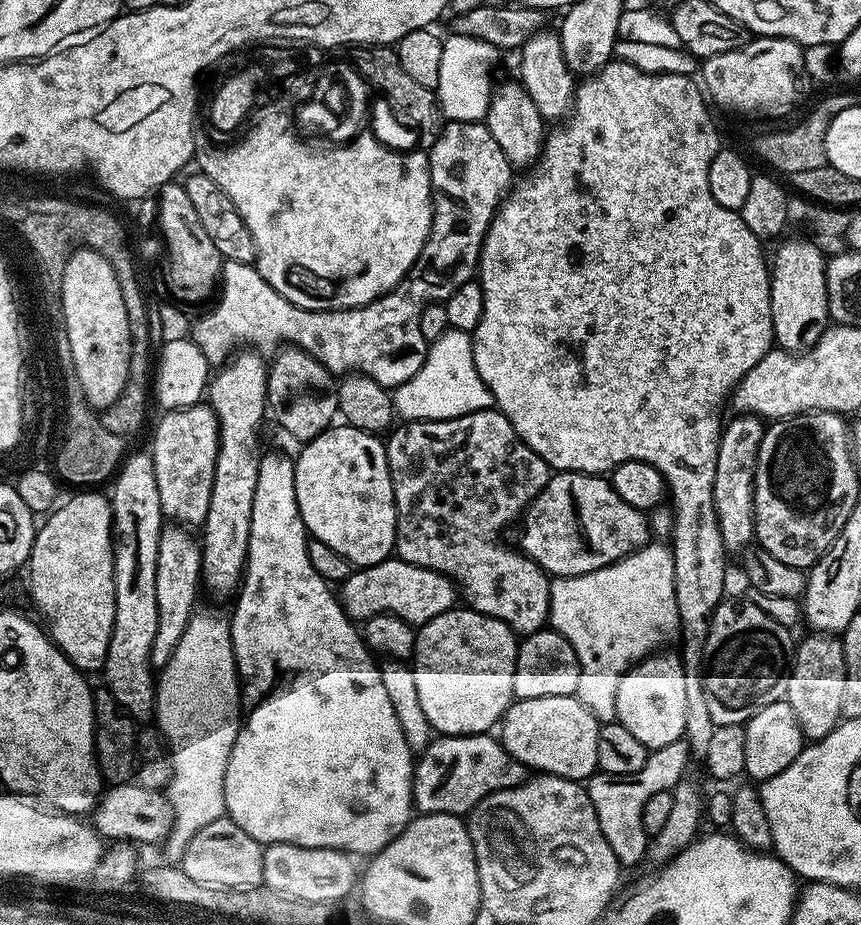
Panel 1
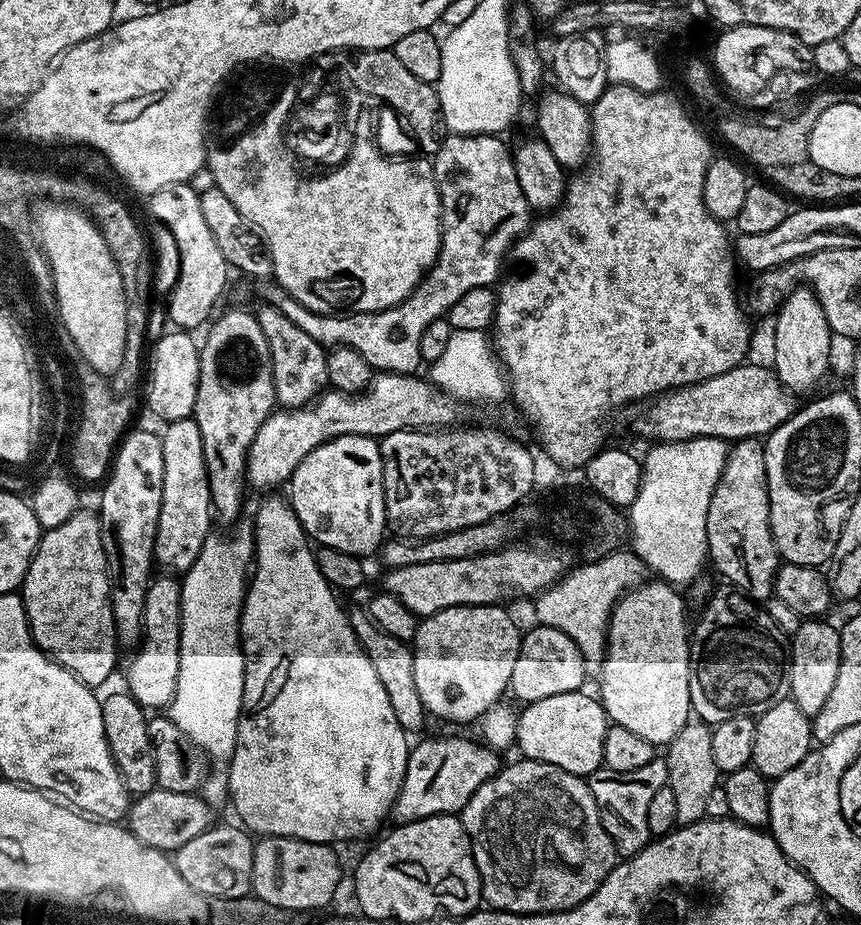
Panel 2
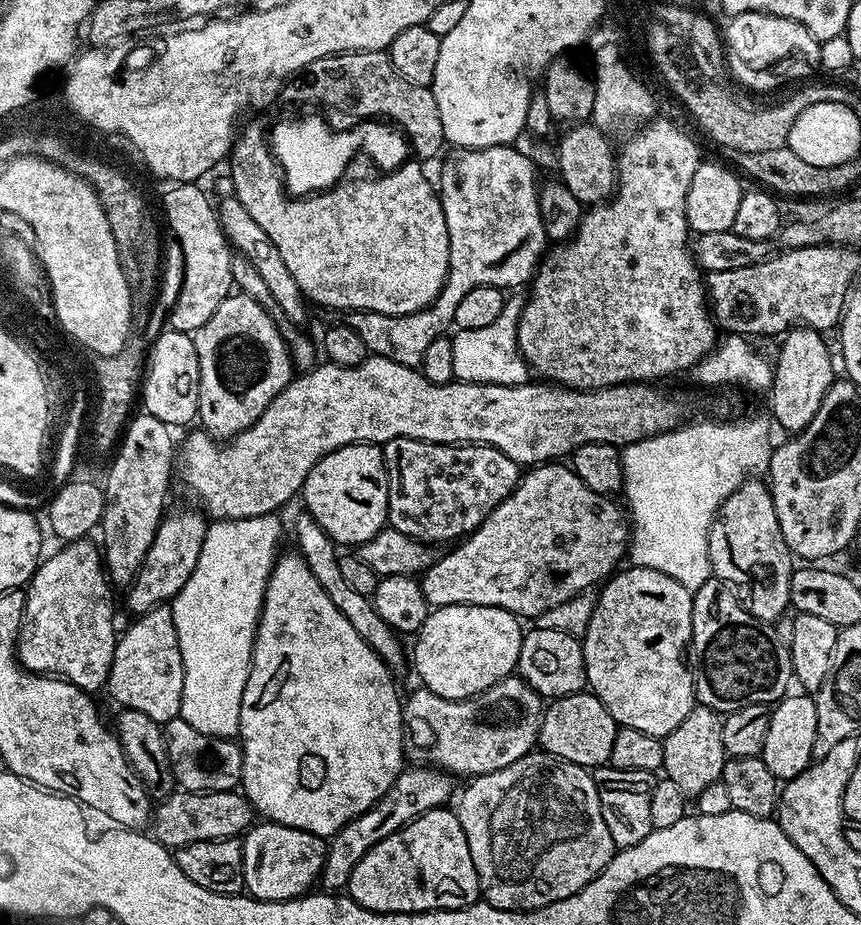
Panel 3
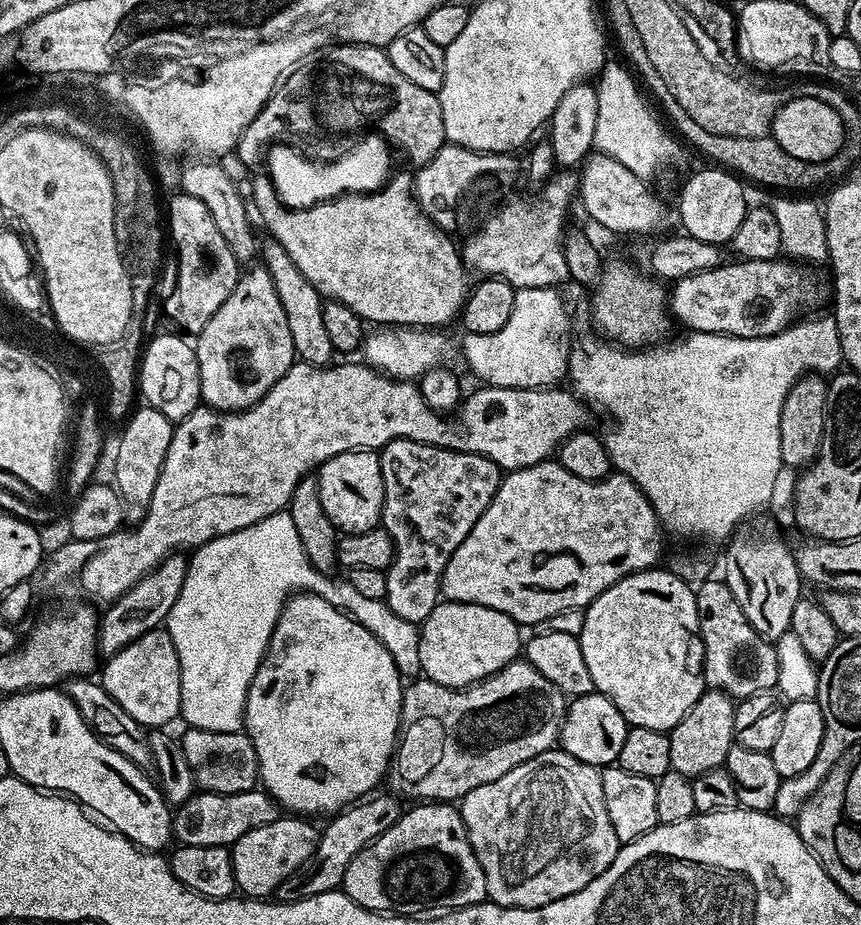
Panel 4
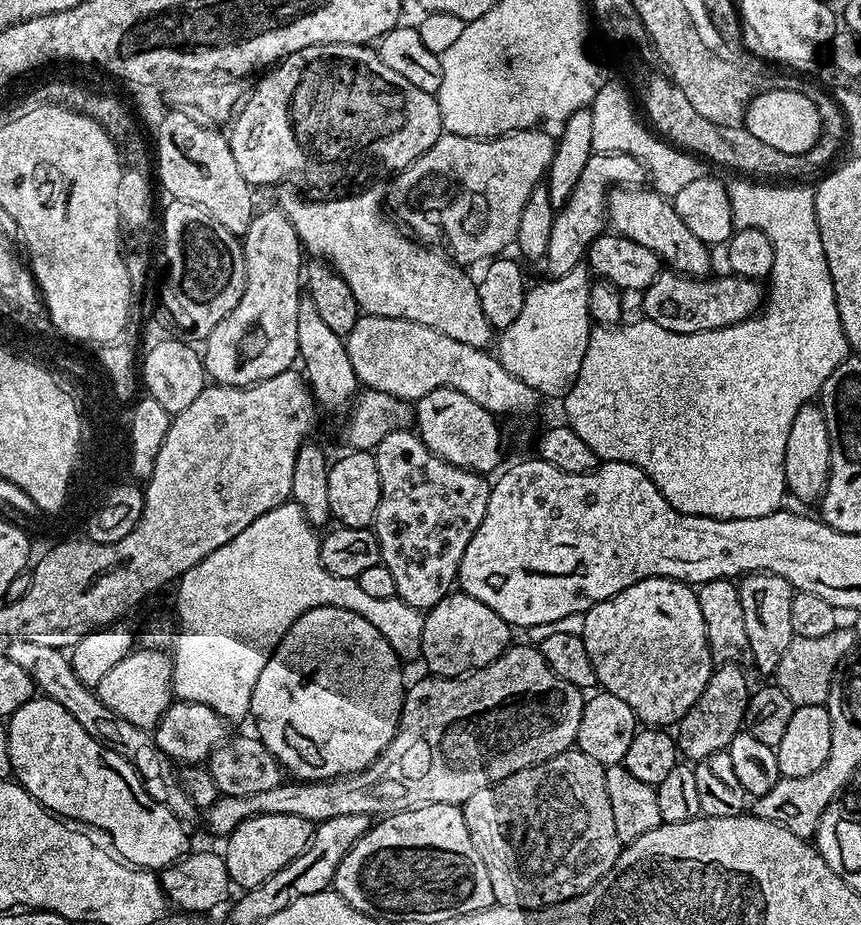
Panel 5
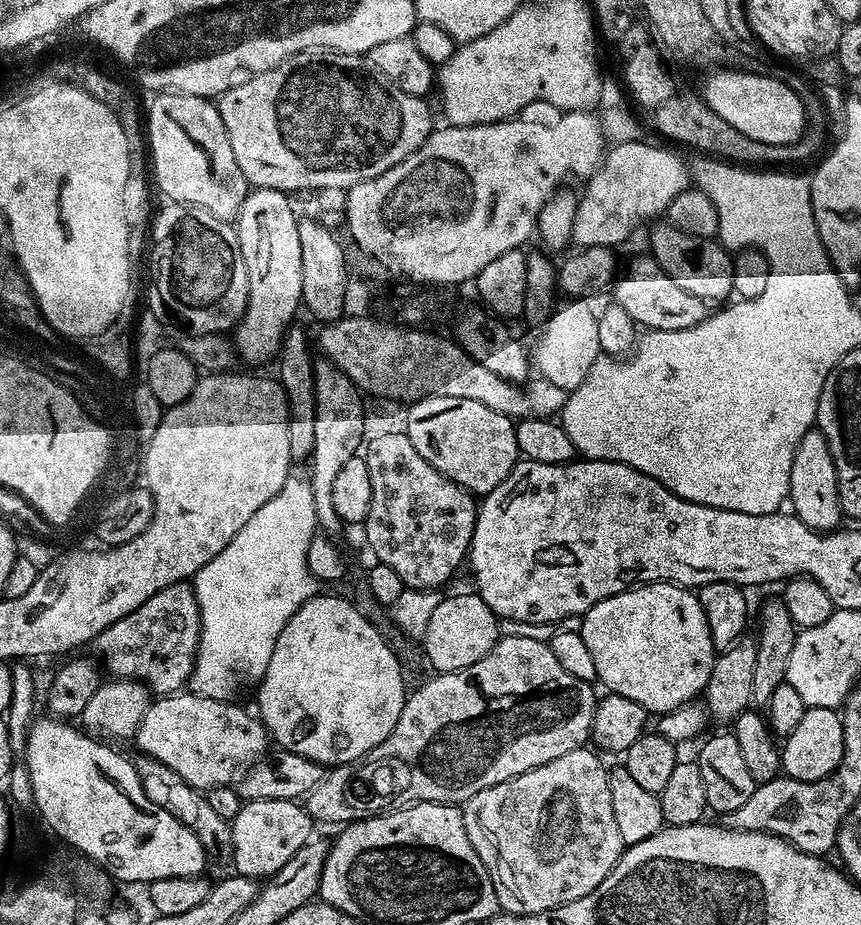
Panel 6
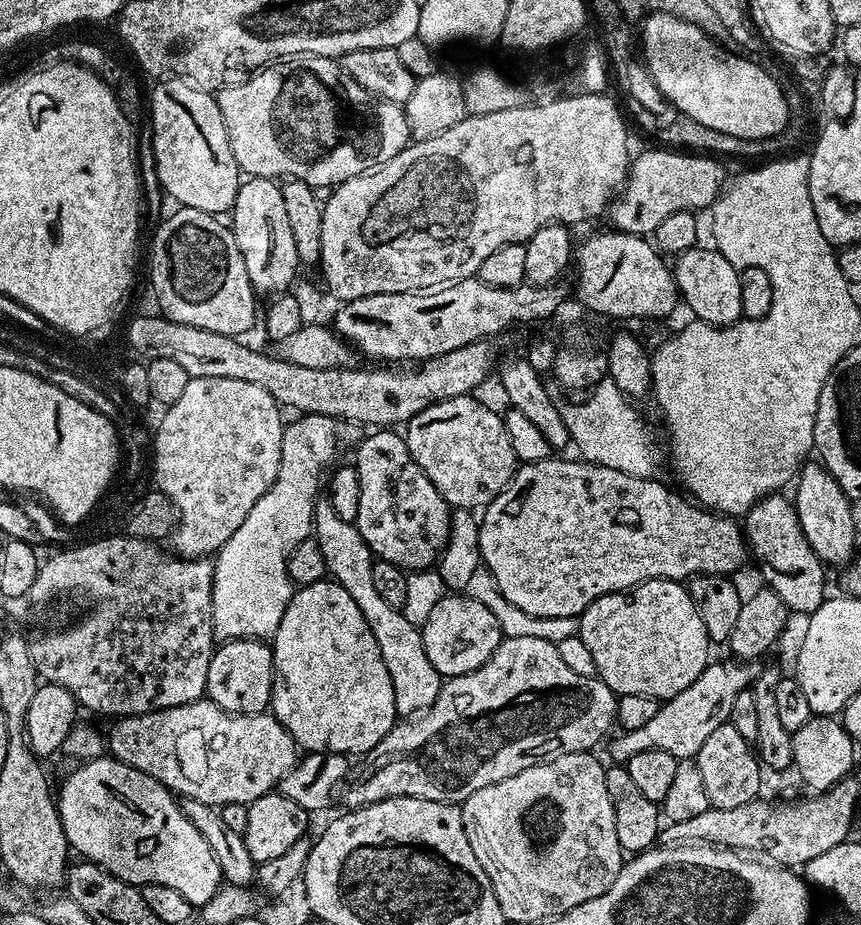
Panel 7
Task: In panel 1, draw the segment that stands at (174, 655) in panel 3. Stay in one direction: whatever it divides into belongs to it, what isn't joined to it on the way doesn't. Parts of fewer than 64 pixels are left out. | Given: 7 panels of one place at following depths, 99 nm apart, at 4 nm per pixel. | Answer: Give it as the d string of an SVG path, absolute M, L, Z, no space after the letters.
M165 526L160 529L158 542L158 574L154 578L154 598L158 602L158 630L152 643L152 663L162 666L174 654L174 646L182 638L196 604L196 584L201 583L201 545L184 526Z

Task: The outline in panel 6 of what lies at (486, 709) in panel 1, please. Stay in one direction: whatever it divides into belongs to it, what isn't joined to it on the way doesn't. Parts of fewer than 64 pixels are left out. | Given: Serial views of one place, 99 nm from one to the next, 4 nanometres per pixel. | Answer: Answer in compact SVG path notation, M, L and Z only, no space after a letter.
M478 594L471 595L445 595L438 602L438 610L434 610L434 615L430 618L430 626L426 626L422 647L437 673L453 672L478 662L497 642L497 616L492 613L490 606L486 606L483 598Z

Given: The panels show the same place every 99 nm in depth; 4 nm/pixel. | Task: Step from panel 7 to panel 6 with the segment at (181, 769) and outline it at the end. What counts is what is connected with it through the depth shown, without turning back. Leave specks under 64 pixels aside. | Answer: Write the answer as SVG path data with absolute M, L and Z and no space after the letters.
M181 690L170 696L161 696L153 699L148 705L146 714L142 718L142 722L138 726L136 735L134 737L134 744L140 747L139 751L143 755L150 757L151 760L157 760L162 762L166 766L170 766L170 770L174 770L174 774L178 774L178 778L182 778L190 786L199 788L201 790L211 790L222 786L223 784L232 784L250 765L255 764L257 760L261 759L265 755L264 752L270 745L270 737L268 735L268 729L265 728L262 723L255 715L252 716L244 708L239 708L236 702L229 702L226 700L215 700L214 698L206 698L205 696L197 696L195 692L191 690Z

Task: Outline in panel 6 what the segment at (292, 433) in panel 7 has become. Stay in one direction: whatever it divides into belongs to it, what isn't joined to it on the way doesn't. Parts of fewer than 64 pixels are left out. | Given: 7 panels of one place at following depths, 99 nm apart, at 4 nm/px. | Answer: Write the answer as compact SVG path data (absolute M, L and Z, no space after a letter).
M289 474L286 486L238 530L231 542L218 553L202 570L198 570L191 585L196 591L200 607L200 645L192 667L191 691L197 696L231 701L243 684L255 685L270 666L270 654L290 618L307 600L317 595L318 582L306 566L306 550L318 535L312 481L296 474Z

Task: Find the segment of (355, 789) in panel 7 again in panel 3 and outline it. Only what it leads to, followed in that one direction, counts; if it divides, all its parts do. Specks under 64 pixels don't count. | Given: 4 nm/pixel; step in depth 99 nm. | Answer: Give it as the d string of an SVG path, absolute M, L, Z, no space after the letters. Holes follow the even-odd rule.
M519 675L507 676L494 687L481 692L479 696L471 696L468 700L444 700L438 694L429 692L427 688L417 687L412 697L402 704L406 740L425 756L429 765L435 766L453 777L475 778L487 772L502 770L518 758L528 755L537 747L540 739L540 723L544 717L545 701ZM177 790L159 801L154 808L155 839L175 850L203 840L231 840L248 831L254 823L254 809L239 791L185 792Z

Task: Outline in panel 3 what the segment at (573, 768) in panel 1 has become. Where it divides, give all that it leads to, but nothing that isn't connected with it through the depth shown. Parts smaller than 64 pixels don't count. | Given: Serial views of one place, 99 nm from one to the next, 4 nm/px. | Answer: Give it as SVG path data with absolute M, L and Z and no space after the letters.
M581 690L572 696L553 699L544 709L540 723L539 747L560 760L595 770L608 764L610 750L614 750L617 722L600 699L591 691Z

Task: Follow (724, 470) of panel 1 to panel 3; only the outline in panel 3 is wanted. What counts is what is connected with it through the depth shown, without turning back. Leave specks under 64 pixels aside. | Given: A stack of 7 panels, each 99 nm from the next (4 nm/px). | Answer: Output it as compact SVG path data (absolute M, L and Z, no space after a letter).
M760 478L745 480L742 486L738 486L738 490L734 490L734 494L730 494L730 498L726 498L726 502L722 502L720 511L708 531L708 557L713 573L734 586L734 591L747 612L754 614L754 618L761 622L775 622L790 608L788 599L794 557L790 546L786 546L786 538L782 538L782 526L778 526L778 514L774 510L771 487L763 479L756 479Z

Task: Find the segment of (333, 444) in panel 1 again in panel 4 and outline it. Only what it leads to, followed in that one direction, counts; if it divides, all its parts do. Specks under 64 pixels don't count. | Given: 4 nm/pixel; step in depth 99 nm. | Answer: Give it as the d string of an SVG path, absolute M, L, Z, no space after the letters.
M357 450L338 454L321 464L316 476L322 510L341 533L365 532L381 523L384 511L384 487L380 454L376 450Z

